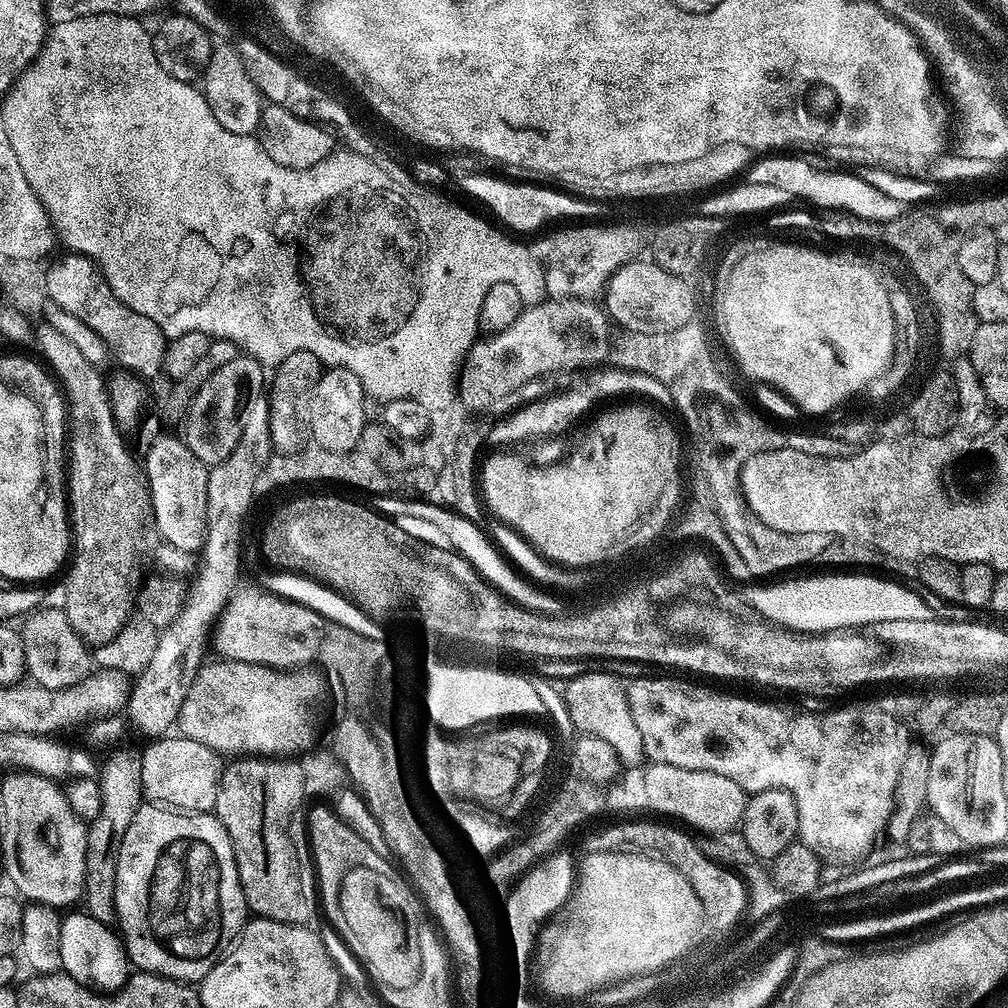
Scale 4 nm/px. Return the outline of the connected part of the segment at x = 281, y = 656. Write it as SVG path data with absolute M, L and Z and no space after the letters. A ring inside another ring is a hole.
M269 591L242 592L232 596L218 619L220 630L216 640L220 643L223 657L273 670L300 668L317 659L326 628L323 616Z

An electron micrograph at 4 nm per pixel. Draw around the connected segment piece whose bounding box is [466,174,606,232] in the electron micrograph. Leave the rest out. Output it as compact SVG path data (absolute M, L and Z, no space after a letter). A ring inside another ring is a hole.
M492 174L489 180L468 180L469 199L476 199L484 204L500 221L501 225L506 224L518 232L532 232L540 229L542 226L556 222L558 220L568 220L572 218L582 218L581 220L594 220L598 215L606 210L606 206L599 203L595 206L589 206L585 203L569 200L565 195L553 195L553 191L538 190L530 182L520 181L517 184L506 180L504 177Z

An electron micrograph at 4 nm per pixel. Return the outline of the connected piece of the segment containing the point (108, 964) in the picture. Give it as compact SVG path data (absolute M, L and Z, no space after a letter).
M69 911L60 921L58 934L60 967L65 976L74 978L85 988L99 990L104 994L115 993L112 992L115 988L120 988L127 982L128 968L130 969L128 953L124 950L121 937L107 925L88 915L87 911L76 911Z

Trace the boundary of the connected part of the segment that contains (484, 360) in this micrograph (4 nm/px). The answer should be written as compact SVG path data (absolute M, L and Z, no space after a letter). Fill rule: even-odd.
M557 296L529 303L514 322L488 334L485 340L477 339L468 348L462 360L466 372L458 372L458 396L473 408L493 407L502 402L505 395L512 392L512 388L525 385L542 375L572 372L575 368L595 369L600 366L600 348L596 348L596 340L600 344L600 316L604 312L605 309L599 303L578 296Z

